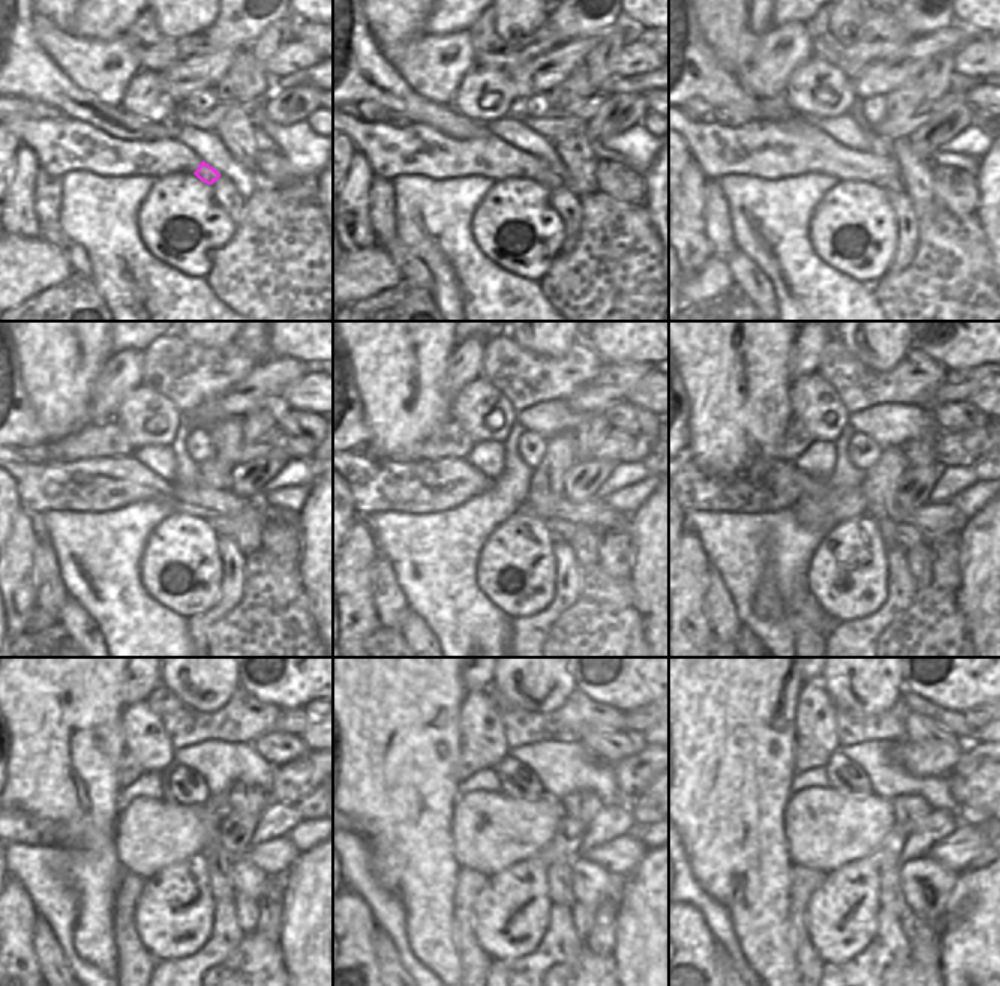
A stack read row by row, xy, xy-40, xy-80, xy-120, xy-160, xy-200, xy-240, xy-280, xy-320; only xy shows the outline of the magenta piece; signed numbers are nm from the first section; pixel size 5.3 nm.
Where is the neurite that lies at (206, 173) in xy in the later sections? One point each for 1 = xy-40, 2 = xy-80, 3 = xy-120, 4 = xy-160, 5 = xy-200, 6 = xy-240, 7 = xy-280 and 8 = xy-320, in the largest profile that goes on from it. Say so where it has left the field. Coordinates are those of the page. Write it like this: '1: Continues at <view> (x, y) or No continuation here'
1: Continues at xy-40 (549, 179)
2: Continues at xy-80 (891, 185)
3: Continues at xy-120 (222, 526)
4: Continues at xy-160 (564, 530)
5: Continues at xy-200 (907, 535)
6: Continues at xy-240 (248, 878)
7: Continues at xy-280 (592, 886)
8: Continues at xy-320 (927, 886)

